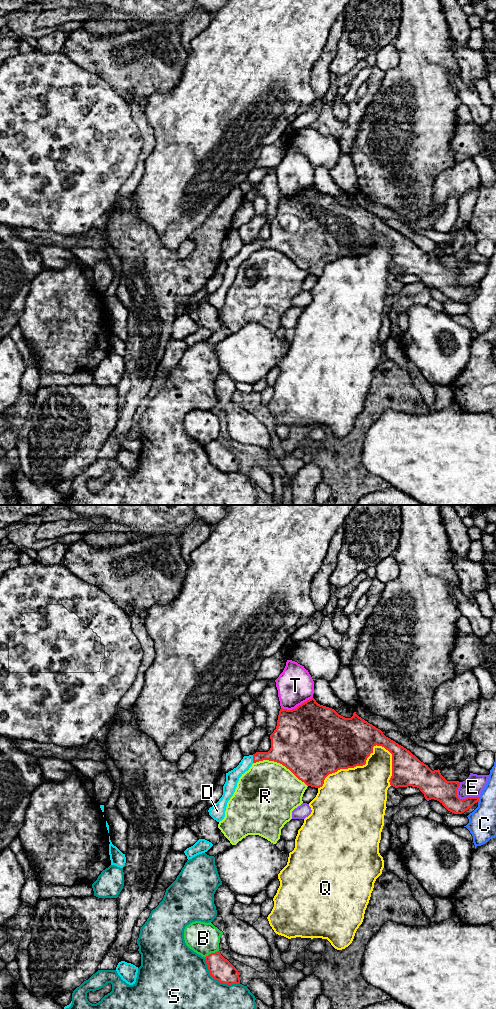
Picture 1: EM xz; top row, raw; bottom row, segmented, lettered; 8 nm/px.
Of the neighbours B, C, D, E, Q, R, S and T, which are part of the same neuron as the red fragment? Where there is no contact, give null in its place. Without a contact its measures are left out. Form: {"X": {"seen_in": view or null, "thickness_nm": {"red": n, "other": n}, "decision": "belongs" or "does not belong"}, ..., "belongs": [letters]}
{"B": {"seen_in": "xz", "thickness_nm": {"red": 180, "other": 260}, "decision": "does not belong"}, "C": {"seen_in": "xz", "thickness_nm": {"red": 150, "other": 220}, "decision": "does not belong"}, "D": {"seen_in": "xz", "thickness_nm": {"red": 200, "other": 110}, "decision": "belongs"}, "E": {"seen_in": "xz", "thickness_nm": {"red": 200, "other": 160}, "decision": "does not belong"}, "Q": {"seen_in": "xz", "thickness_nm": {"red": 420, "other": 460}, "decision": "does not belong"}, "R": {"seen_in": "xz", "thickness_nm": {"red": 480, "other": 480}, "decision": "does not belong"}, "S": {"seen_in": "xz", "thickness_nm": {"red": 180, "other": 500}, "decision": "does not belong"}, "T": {"seen_in": "xz", "thickness_nm": {"red": 480, "other": 300}, "decision": "does not belong"}, "belongs": ["D"]}

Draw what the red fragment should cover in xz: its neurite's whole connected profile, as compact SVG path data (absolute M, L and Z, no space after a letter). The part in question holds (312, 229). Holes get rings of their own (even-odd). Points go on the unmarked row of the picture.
M313 185L295 197L281 196L276 217L270 223L270 227L271 236L268 240L256 240L253 243L244 244L236 256L226 261L223 283L208 298L209 303L217 310L224 307L227 291L235 280L239 266L249 258L253 251L263 248L280 251L307 274L320 276L329 262L340 257L365 253L376 233L384 235L392 242L392 264L389 268L391 274L417 275L426 288L437 288L454 302L462 302L479 290L480 285L460 287L457 284L459 269L447 269L439 257L432 259L409 238L386 225L380 217L359 205L356 200L351 206L345 206L334 197L318 192Z

